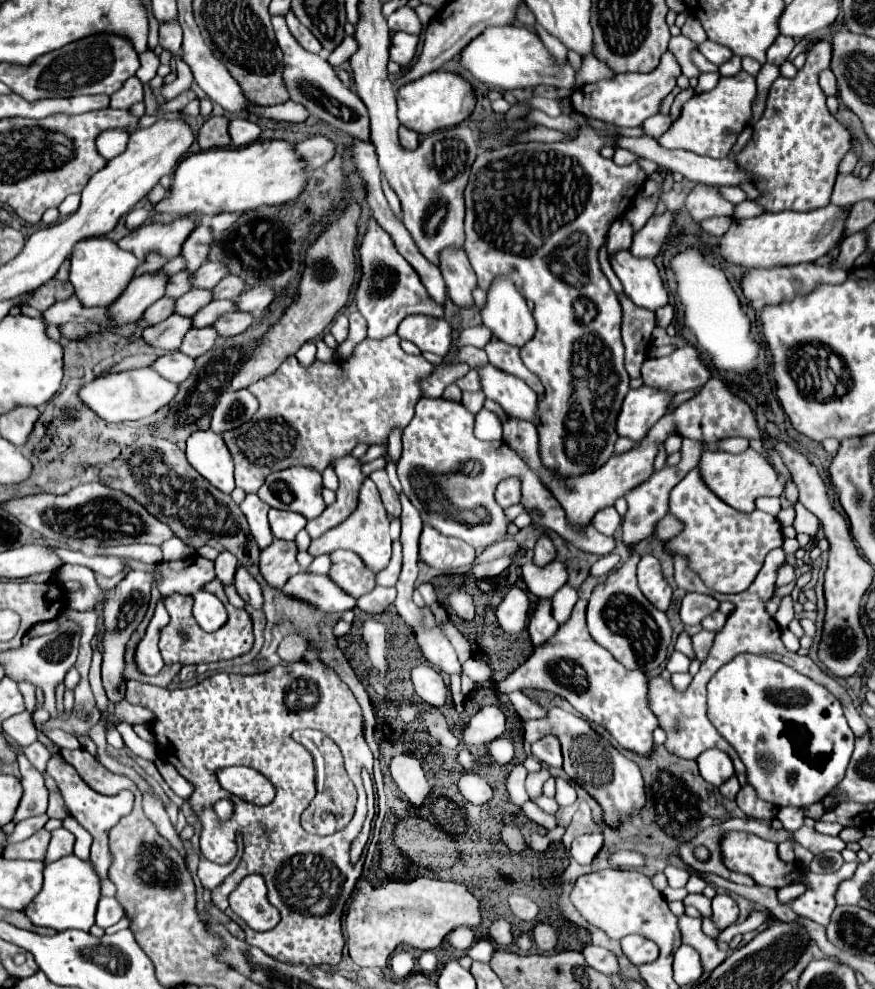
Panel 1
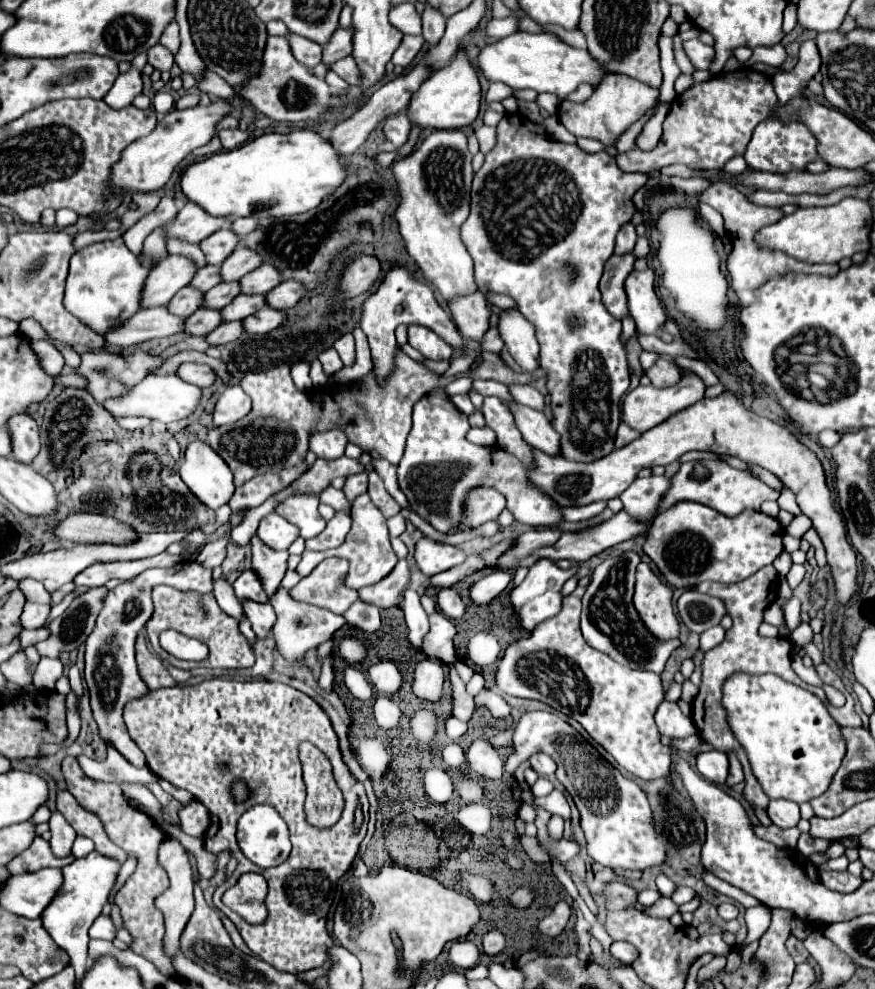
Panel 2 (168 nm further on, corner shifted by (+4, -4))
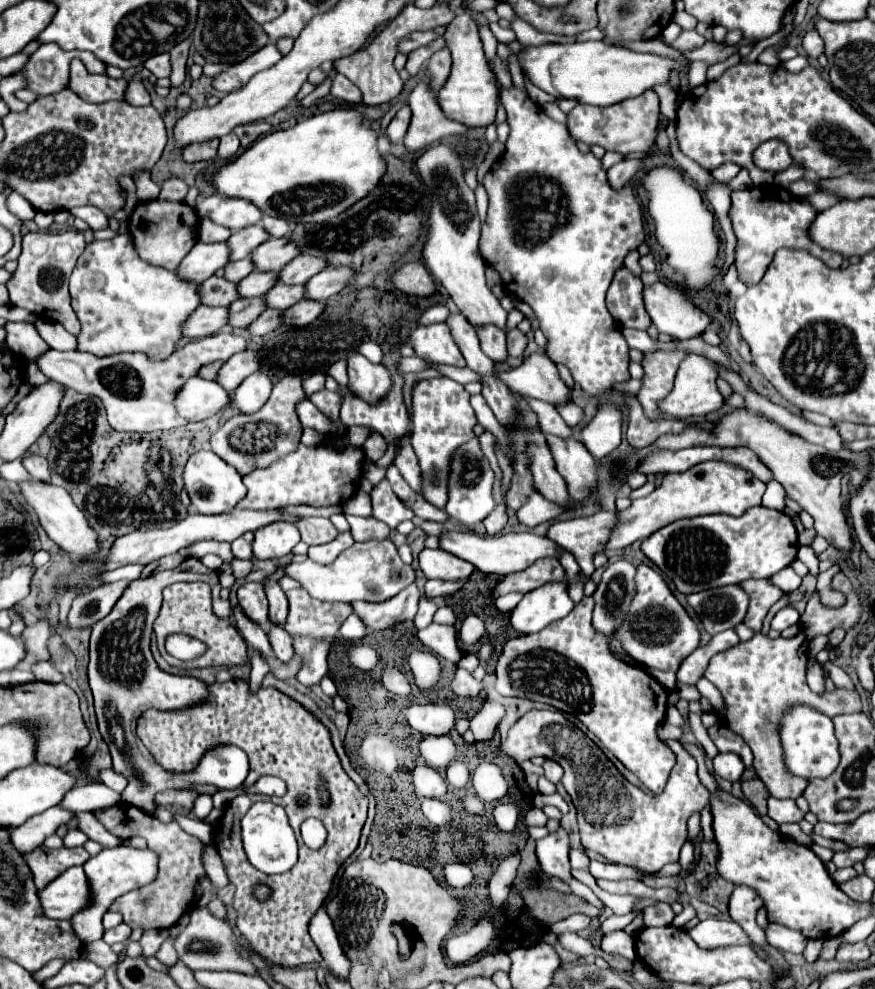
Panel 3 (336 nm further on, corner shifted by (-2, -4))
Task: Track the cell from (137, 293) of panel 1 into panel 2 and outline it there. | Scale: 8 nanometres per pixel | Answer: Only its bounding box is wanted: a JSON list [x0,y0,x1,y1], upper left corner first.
[140,255,196,309]

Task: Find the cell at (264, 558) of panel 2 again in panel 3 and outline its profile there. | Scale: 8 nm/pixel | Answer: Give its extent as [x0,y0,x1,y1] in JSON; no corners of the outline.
[264,567,288,625]

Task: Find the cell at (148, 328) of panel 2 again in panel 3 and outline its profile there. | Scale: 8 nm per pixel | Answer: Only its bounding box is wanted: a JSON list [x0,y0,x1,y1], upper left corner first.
[184,305,228,337]

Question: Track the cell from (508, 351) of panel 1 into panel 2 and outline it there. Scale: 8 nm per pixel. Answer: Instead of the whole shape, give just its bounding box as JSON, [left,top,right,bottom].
[508,383,544,411]

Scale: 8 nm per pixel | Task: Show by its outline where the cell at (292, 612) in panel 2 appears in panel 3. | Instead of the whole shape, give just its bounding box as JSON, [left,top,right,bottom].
[294,637,328,687]

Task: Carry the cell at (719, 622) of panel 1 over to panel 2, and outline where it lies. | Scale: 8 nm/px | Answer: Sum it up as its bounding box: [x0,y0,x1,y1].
[700,625,724,651]

